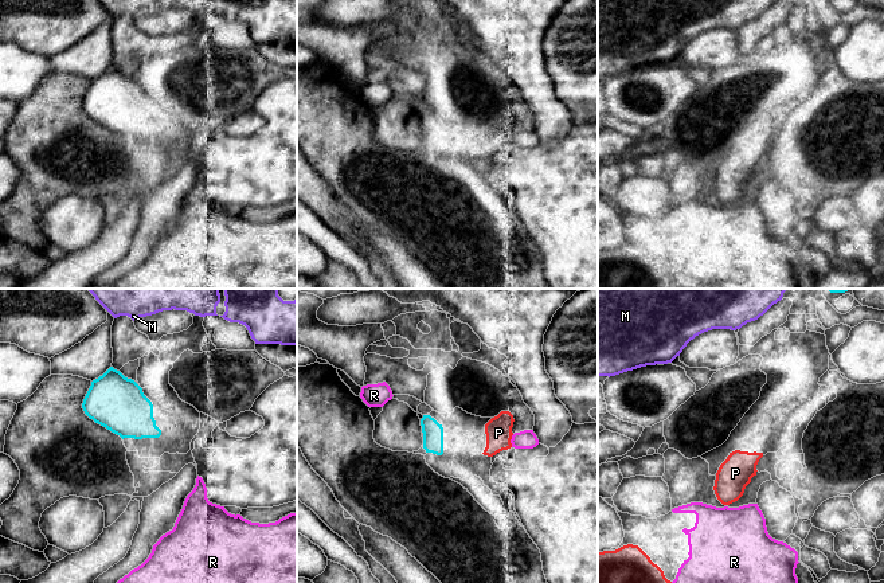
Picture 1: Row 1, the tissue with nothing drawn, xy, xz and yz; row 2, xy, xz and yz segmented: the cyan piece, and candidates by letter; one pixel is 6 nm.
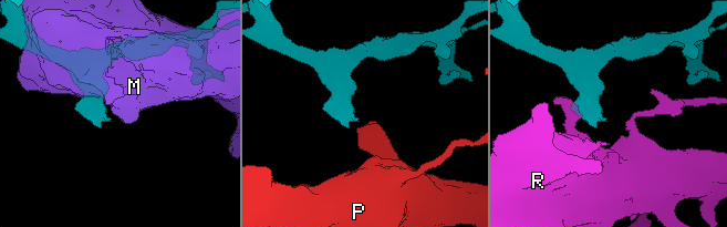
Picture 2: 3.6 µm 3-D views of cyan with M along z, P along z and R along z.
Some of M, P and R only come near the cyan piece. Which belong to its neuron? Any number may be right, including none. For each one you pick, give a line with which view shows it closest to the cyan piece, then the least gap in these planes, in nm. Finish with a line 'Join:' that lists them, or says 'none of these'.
P: view xz; gap 240 nm
Join: P

